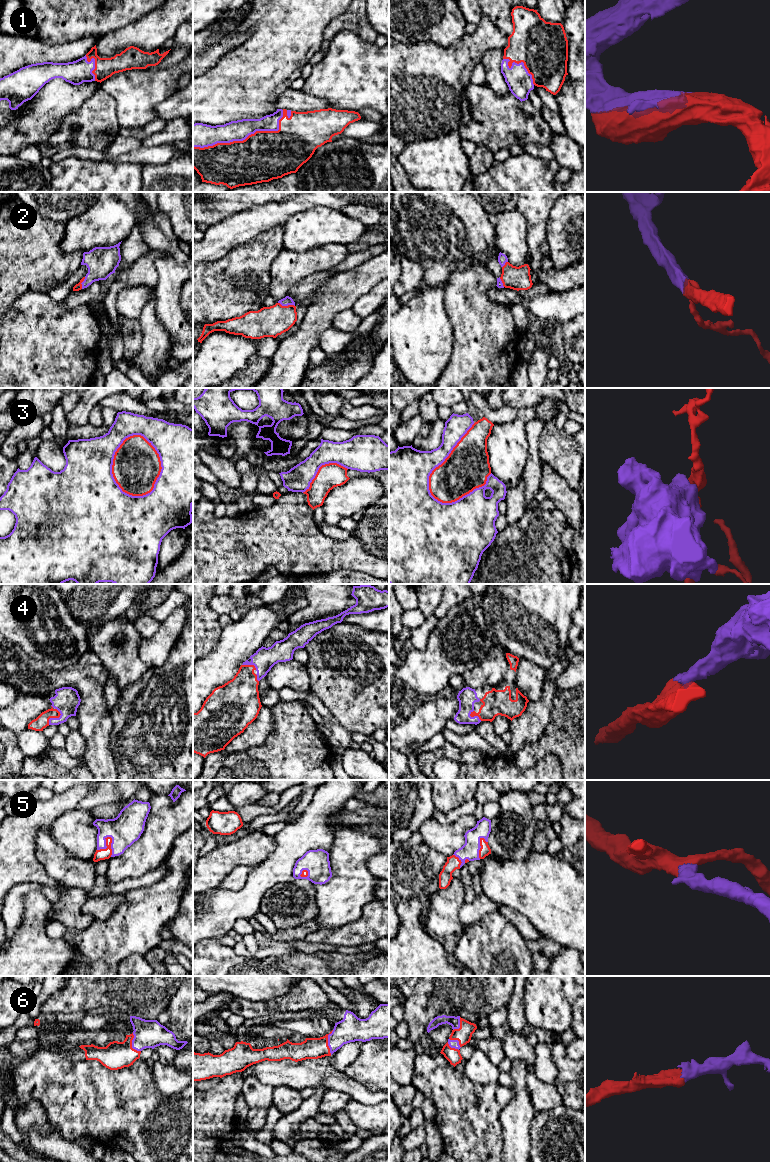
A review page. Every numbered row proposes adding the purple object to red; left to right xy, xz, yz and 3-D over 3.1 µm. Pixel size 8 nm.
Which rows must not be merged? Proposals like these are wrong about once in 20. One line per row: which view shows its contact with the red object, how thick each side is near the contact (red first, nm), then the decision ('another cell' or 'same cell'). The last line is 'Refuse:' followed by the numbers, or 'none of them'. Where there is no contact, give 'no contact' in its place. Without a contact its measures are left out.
1: contact in xz; calibres 400 and 170 nm; same cell
2: contact in xz; calibres 240 and 70 nm; same cell
3: contact in xy; calibres 380 and 420 nm; another cell
4: contact in xy; calibres 110 and 200 nm; same cell
5: contact in xy; calibres 90 and 240 nm; same cell
6: contact in xz; calibres 180 and 200 nm; same cell
Refuse: 3

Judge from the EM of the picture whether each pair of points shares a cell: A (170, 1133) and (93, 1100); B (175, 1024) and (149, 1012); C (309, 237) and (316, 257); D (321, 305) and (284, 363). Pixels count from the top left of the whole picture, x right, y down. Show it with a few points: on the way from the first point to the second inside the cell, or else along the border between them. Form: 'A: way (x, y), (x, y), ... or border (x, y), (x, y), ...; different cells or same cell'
A: way (151, 1126), (124, 1110), (112, 1106); same cell
B: border (178, 989), (166, 1009); different cells
C: border (336, 243), (322, 245), (302, 252), (290, 251); different cells
D: way (317, 319), (311, 326), (307, 337), (295, 349); same cell

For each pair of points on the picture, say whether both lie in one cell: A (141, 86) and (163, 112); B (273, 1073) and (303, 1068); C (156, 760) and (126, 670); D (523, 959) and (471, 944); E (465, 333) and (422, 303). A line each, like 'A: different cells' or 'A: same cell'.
A: different cells
B: same cell
C: different cells
D: same cell
E: different cells

